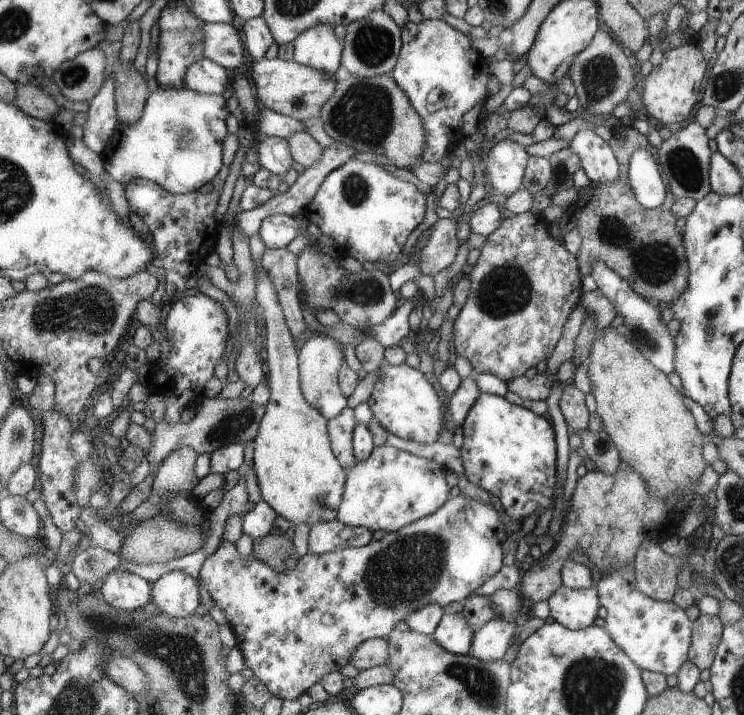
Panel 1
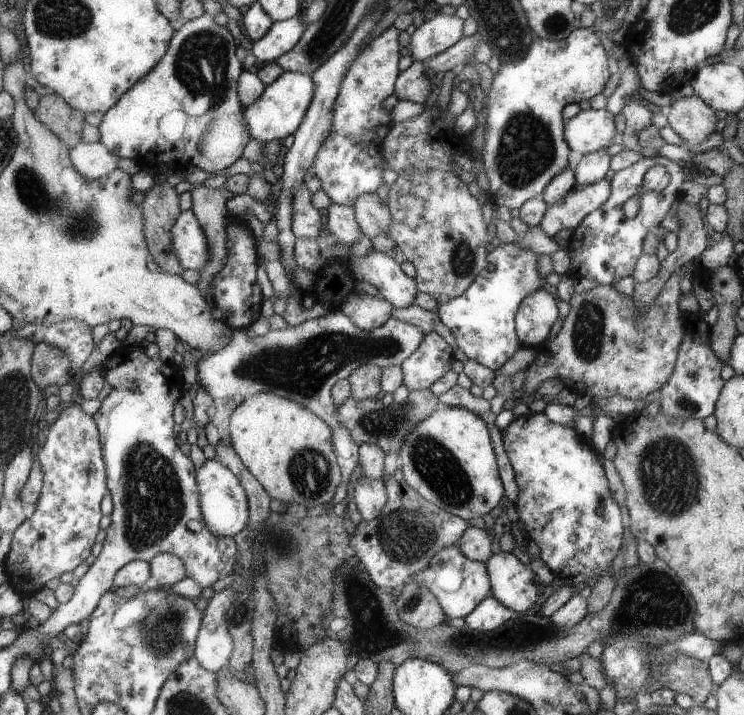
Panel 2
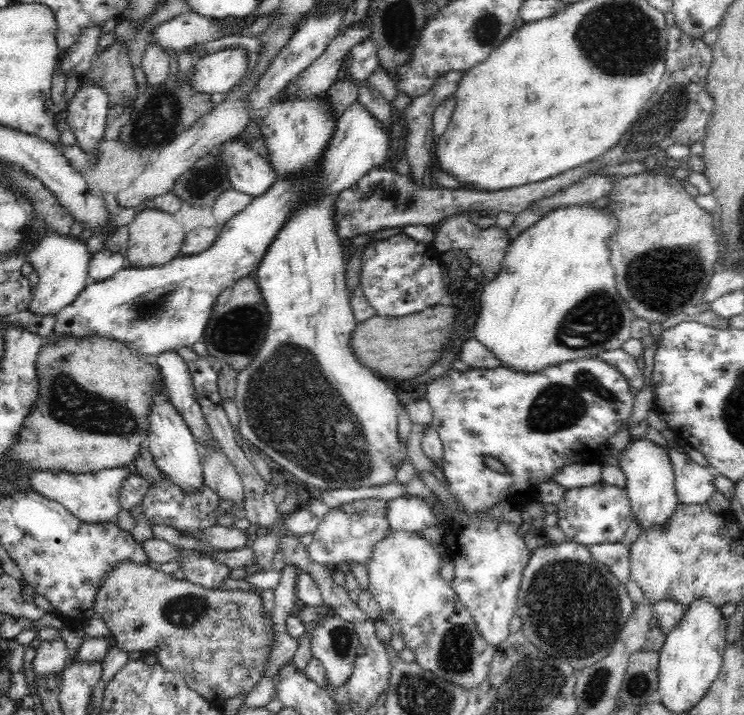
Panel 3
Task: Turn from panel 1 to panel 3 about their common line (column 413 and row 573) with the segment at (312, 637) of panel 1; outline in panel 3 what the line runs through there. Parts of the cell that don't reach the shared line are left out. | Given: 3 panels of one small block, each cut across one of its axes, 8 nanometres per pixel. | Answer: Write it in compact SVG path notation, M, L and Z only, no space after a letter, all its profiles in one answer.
M572 541L546 543L530 550L516 597L521 631L538 650L567 662L576 672L605 656L634 612L628 591L604 564L595 562L587 546Z

